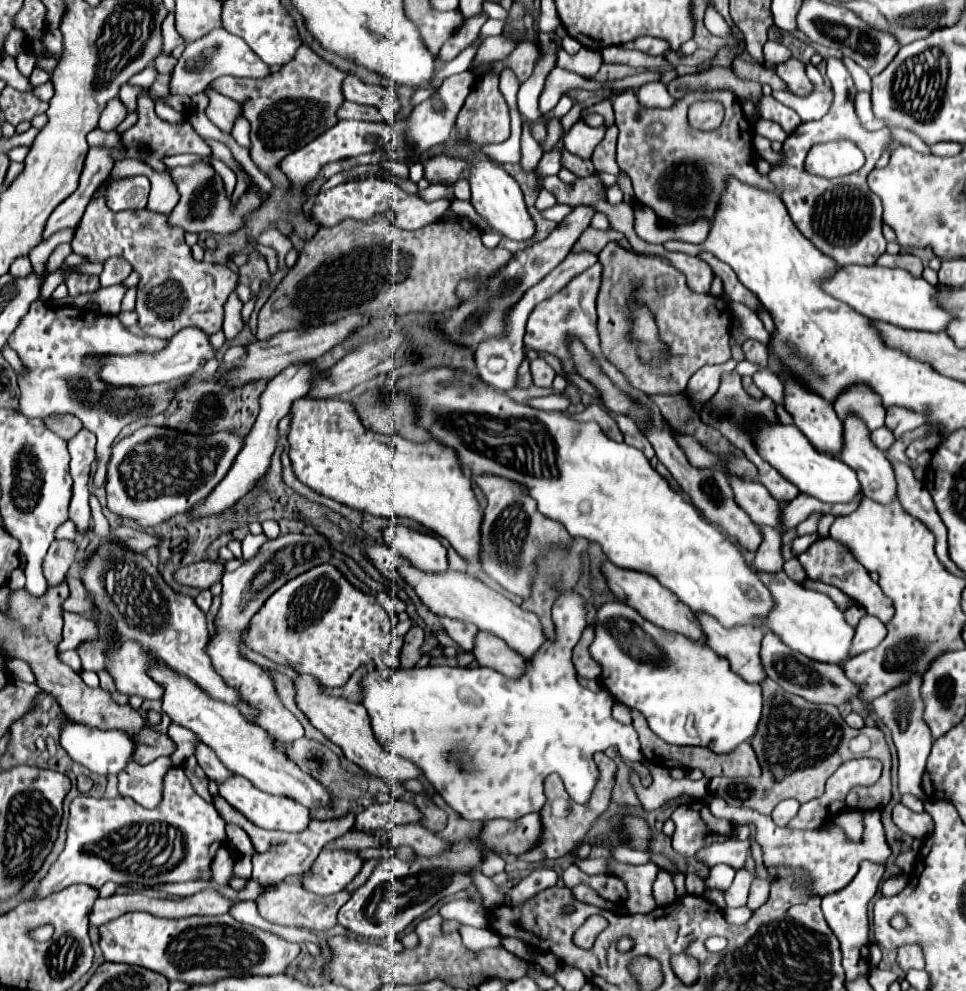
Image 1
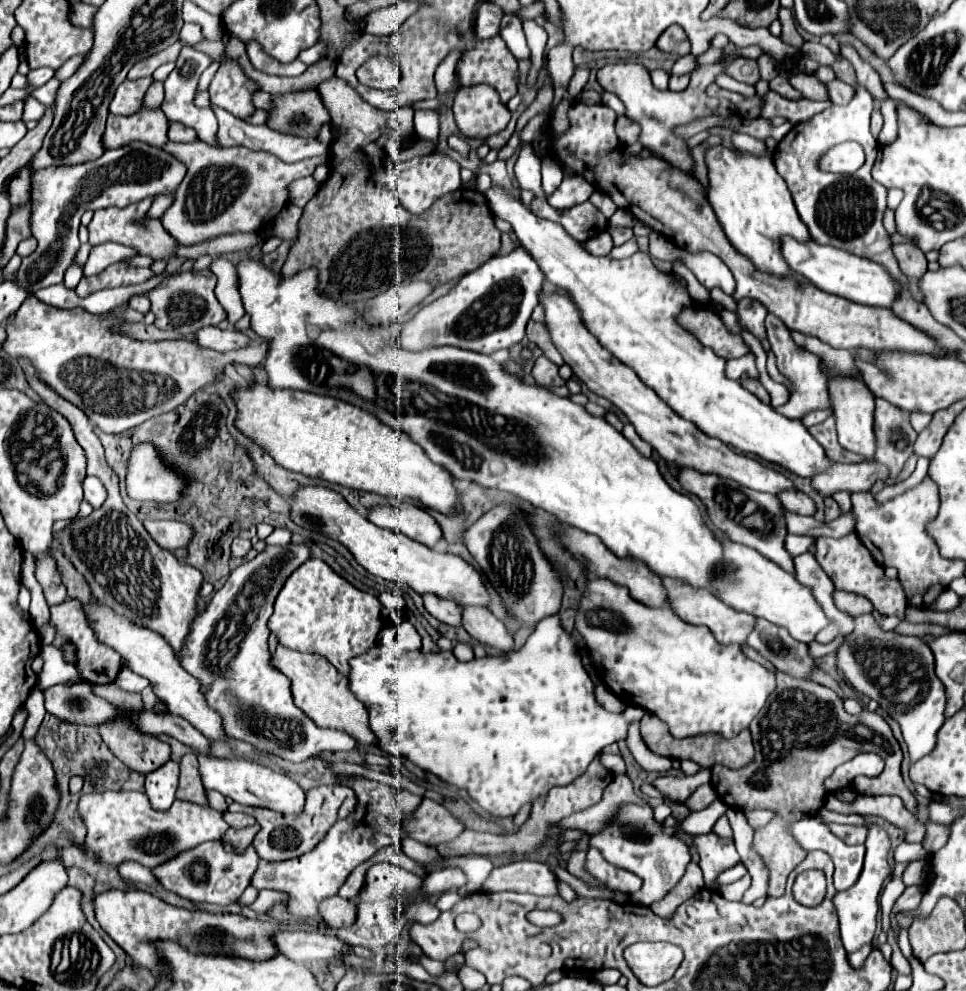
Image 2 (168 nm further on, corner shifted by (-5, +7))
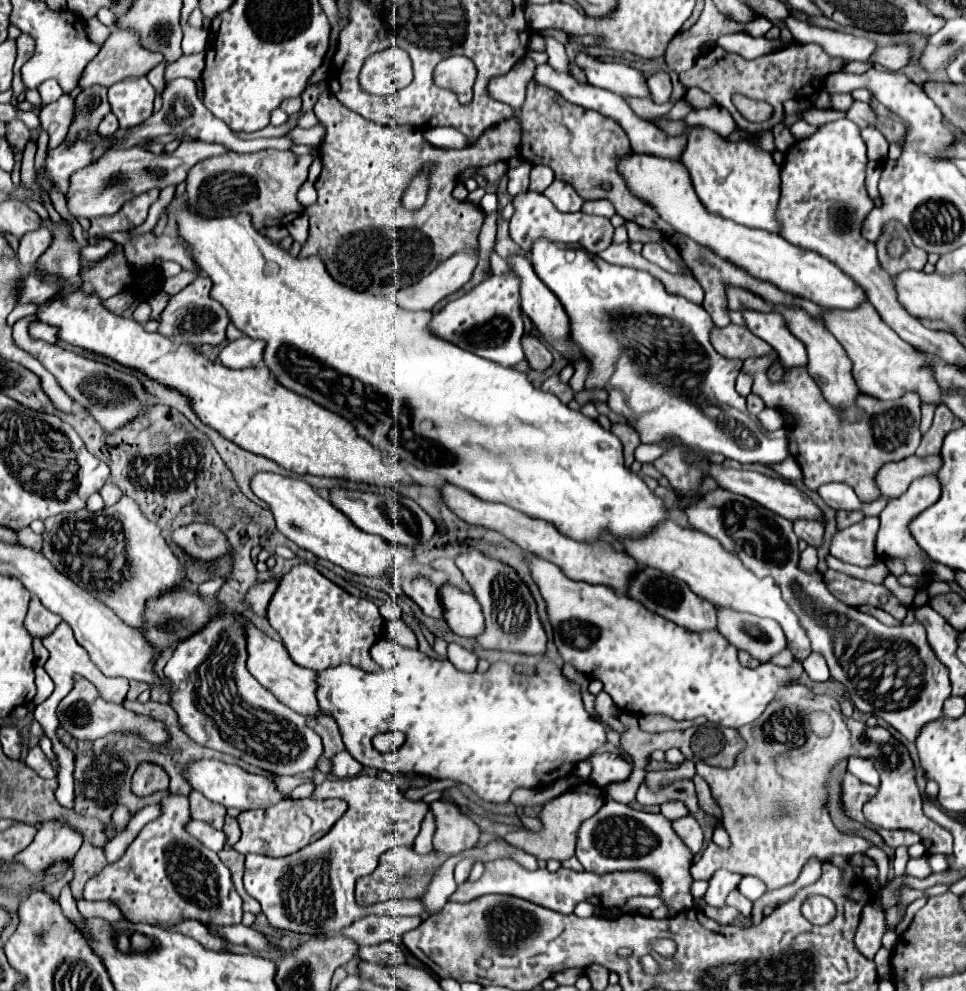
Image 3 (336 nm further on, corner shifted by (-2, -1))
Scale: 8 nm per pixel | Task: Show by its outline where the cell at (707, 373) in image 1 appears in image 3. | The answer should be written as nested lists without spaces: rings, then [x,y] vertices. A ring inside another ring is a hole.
[[[774,352],[770,356],[750,358],[744,362],[742,370],[754,378],[752,392],[758,394],[768,408],[778,408],[780,412],[790,414],[792,422],[786,428],[786,432],[790,432],[790,454],[798,460],[798,464],[804,472],[804,484],[810,490],[818,490],[818,486],[828,484],[828,482],[844,482],[854,488],[856,496],[862,502],[872,502],[872,470],[878,470],[882,464],[898,462],[906,456],[912,456],[920,444],[922,432],[920,432],[918,394],[908,392],[906,396],[902,396],[902,400],[884,402],[884,400],[874,400],[874,396],[862,396],[862,392],[860,392],[854,408],[846,408],[846,416],[844,416],[844,410],[834,408],[832,404],[828,404],[824,400],[818,384],[806,372],[806,368],[784,368],[784,376],[778,382],[768,380],[766,372],[776,360],[778,360],[778,354],[774,354]]]

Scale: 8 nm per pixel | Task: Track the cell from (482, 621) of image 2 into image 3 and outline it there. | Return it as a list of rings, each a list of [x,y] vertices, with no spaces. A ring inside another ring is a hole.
[[[442,584],[440,588],[444,620],[450,630],[458,636],[476,638],[484,630],[484,616],[478,600],[472,594],[466,594],[450,584]]]

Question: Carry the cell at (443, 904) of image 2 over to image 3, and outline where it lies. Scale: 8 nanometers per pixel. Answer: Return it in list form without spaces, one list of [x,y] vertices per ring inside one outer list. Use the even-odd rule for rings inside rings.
[[[376,776],[326,780],[314,788],[310,798],[342,798],[348,802],[348,812],[326,836],[292,856],[246,856],[244,888],[260,902],[268,922],[278,930],[310,936],[336,936],[342,928],[348,928],[366,916],[420,916],[424,908],[418,900],[390,900],[362,908],[354,900],[354,884],[362,875],[369,875],[375,870],[378,858],[386,850],[414,844],[420,824],[428,812],[428,804],[406,798],[394,782],[384,782]]]

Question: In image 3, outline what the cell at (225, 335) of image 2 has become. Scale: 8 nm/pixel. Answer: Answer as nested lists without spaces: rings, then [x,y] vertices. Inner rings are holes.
[[[242,336],[224,346],[222,352],[218,354],[218,360],[228,368],[254,368],[262,364],[264,346],[266,346],[264,340]]]

